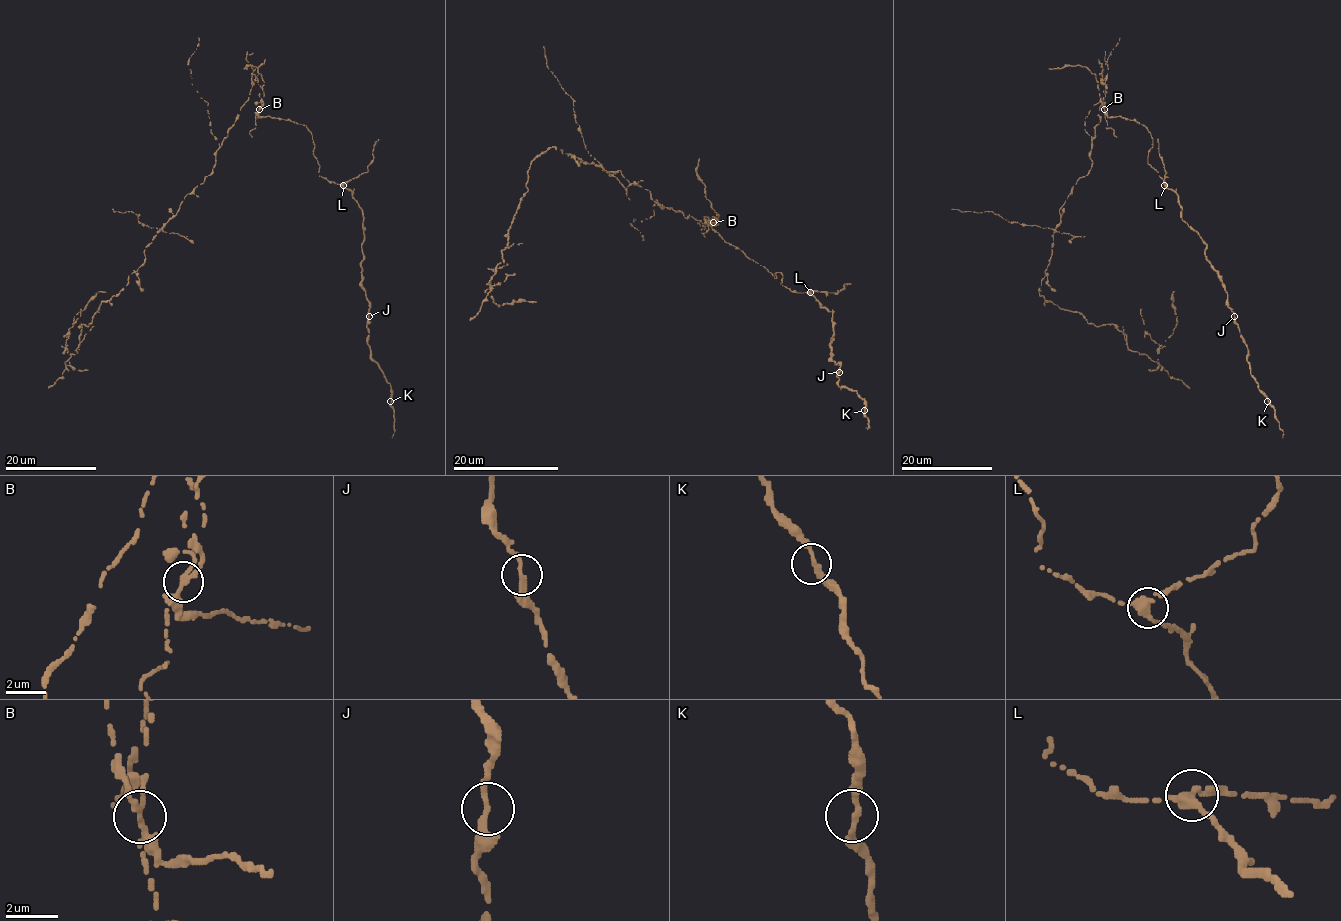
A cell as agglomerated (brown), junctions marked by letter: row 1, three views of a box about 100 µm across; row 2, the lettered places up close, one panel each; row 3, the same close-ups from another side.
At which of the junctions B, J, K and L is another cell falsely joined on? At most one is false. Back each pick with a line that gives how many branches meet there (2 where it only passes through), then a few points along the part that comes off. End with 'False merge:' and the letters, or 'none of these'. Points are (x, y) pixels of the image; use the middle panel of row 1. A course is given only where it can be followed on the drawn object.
B: branches 3; course (712, 222), (662, 209), (619, 170), (550, 147), (529, 166), (486, 292), (499, 306), (536, 302)
False merge: B

